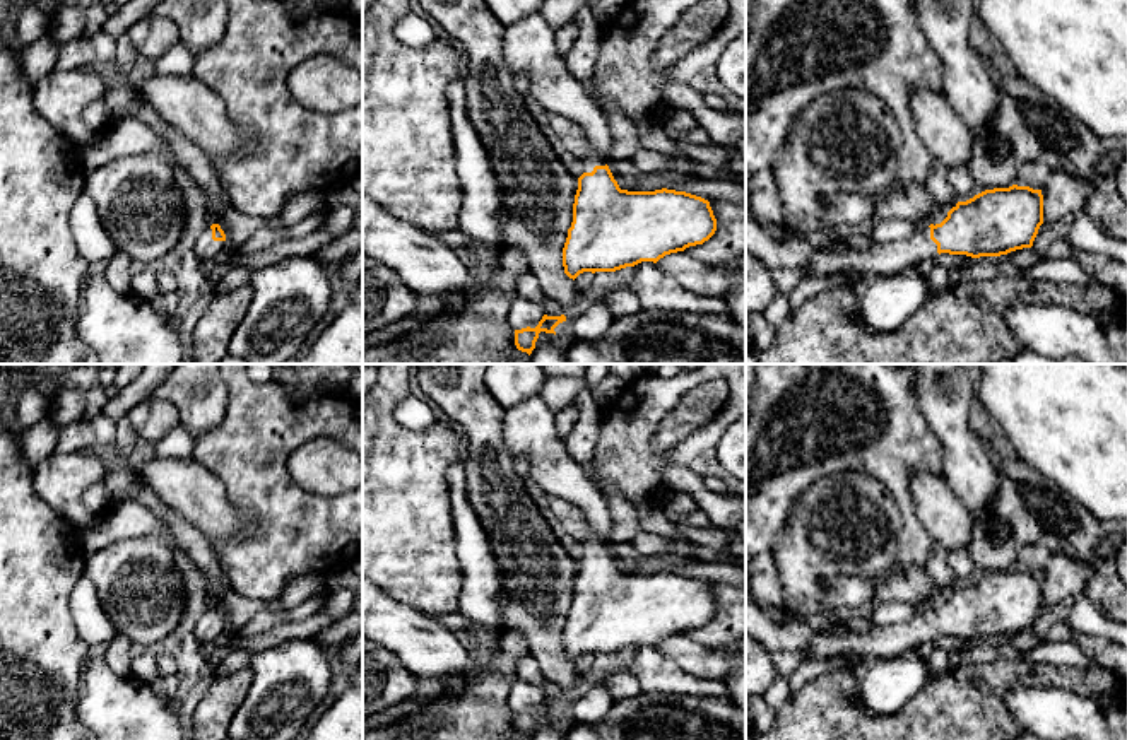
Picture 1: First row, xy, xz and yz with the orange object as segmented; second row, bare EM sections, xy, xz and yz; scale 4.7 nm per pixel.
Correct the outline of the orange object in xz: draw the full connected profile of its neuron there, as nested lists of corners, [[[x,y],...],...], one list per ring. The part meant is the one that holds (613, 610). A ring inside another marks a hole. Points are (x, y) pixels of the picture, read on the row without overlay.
[[[583,511],[581,518],[588,526],[588,535],[583,542],[583,557],[578,561],[578,573],[573,586],[573,605],[568,612],[568,620],[563,631],[563,649],[569,661],[575,663],[583,655],[616,655],[626,649],[634,649],[641,644],[657,646],[665,637],[703,627],[715,617],[717,602],[708,583],[667,571],[655,574],[621,573],[607,549],[609,542],[592,526]]]

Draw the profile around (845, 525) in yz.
[[[865,473],[824,477],[805,489],[773,542],[771,555],[783,591],[783,610],[799,615],[824,615],[835,622],[867,617],[884,603],[929,603],[934,583],[925,567],[900,564],[901,514],[889,490]],[[835,576],[874,579],[874,596],[859,608],[828,610],[821,586]]]

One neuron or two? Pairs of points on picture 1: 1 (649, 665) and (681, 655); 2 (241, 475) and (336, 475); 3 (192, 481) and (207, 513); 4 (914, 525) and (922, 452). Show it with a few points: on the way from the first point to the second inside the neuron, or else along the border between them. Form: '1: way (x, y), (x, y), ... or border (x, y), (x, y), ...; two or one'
1: border (655, 646), (684, 670), (708, 677); two
2: border (308, 440), (291, 455), (288, 472), (325, 498); two
3: way (192, 489), (204, 505); one
4: way (910, 506), (903, 494), (903, 470); one

